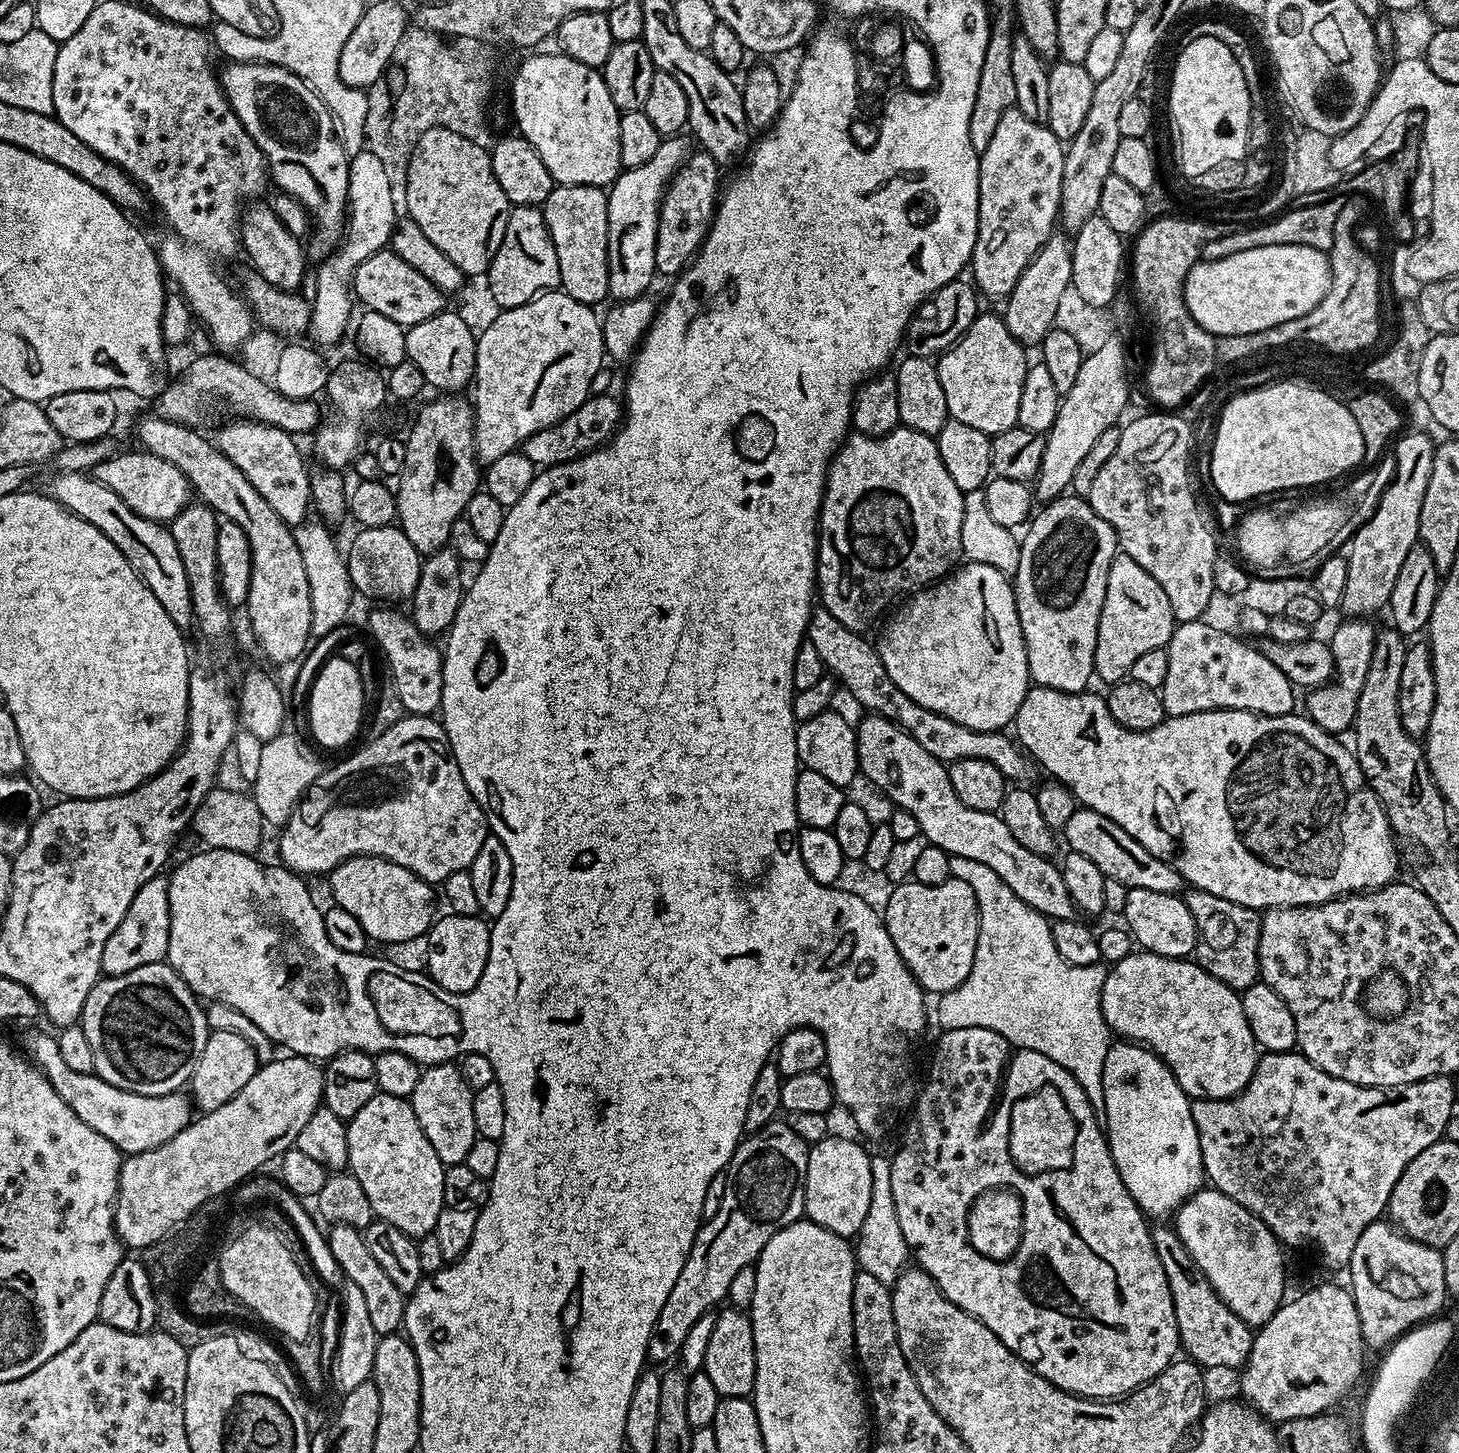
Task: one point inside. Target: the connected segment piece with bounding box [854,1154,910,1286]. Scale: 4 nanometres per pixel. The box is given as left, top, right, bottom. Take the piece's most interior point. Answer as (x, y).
(880, 1249)

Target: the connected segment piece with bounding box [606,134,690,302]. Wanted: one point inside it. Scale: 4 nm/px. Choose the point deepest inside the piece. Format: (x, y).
(634, 197)

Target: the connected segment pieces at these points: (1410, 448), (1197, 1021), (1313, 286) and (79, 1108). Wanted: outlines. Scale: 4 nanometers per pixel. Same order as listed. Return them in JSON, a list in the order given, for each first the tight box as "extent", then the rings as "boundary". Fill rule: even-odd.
[{"extent":[1339,432,1436,618],"boundary":[[[1424,432],[1403,436],[1395,441],[1396,469],[1386,490],[1379,493],[1380,505],[1373,507],[1367,519],[1352,532],[1352,545],[1346,548],[1346,594],[1342,594],[1339,611],[1348,618],[1368,618],[1379,608],[1387,609],[1390,594],[1394,594],[1394,582],[1398,582],[1398,570],[1402,570],[1406,554],[1420,539],[1418,518],[1430,482],[1430,462],[1434,462],[1436,444]]]},{"extent":[1100,950,1258,1100],"boundary":[[[1134,950],[1122,962],[1111,965],[1102,986],[1100,1012],[1109,1029],[1128,1042],[1143,1044],[1172,1071],[1178,1086],[1192,1100],[1225,1100],[1236,1096],[1256,1069],[1258,1045],[1242,1010],[1241,993],[1219,981],[1195,959],[1170,958],[1143,950]]]},{"extent":[1182,245,1332,338],"boundary":[[[1306,245],[1257,246],[1218,261],[1201,259],[1190,270],[1182,299],[1194,322],[1213,338],[1254,334],[1310,313],[1326,298],[1332,281],[1329,253]]]},{"extent":[23,1032,194,1154],"boundary":[[[28,1032],[24,1036],[23,1055],[27,1056],[40,1073],[47,1078],[50,1086],[58,1090],[58,1098],[90,1126],[90,1130],[98,1130],[102,1138],[111,1142],[121,1154],[133,1152],[149,1152],[174,1138],[174,1134],[182,1131],[194,1119],[194,1104],[183,1091],[147,1096],[134,1094],[130,1090],[122,1090],[118,1086],[110,1086],[95,1072],[78,1074],[78,1070],[70,1070],[58,1051],[55,1035],[47,1036],[44,1032]]]}]

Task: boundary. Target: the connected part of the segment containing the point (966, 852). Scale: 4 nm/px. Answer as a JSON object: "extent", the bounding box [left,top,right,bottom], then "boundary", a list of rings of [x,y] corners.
{"extent":[855,714,1077,921],"boundary":[[[868,714],[865,717],[861,724],[855,725],[860,772],[874,787],[881,788],[895,807],[914,814],[920,836],[927,843],[938,846],[949,856],[971,858],[973,862],[990,866],[1026,906],[1038,910],[1049,921],[1077,919],[1076,903],[1070,898],[1070,890],[1066,890],[1059,867],[1049,857],[1030,854],[1026,846],[1014,839],[997,813],[970,810],[970,806],[954,794],[945,761],[926,754],[903,728],[885,716]]]}

